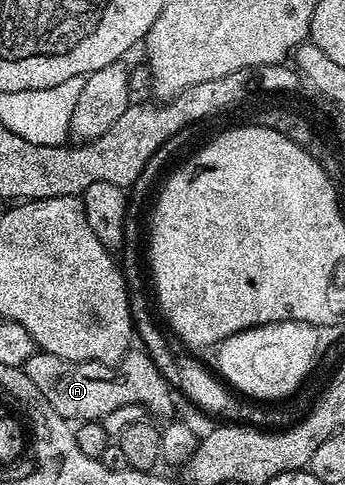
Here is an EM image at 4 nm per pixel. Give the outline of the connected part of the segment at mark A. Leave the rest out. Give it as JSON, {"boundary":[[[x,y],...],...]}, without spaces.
{"boundary":[[[37,350],[21,367],[29,382],[37,386],[45,402],[49,402],[49,406],[69,422],[100,421],[105,414],[129,403],[139,404],[152,417],[171,418],[176,415],[175,400],[171,397],[172,386],[158,372],[157,366],[143,350],[128,352],[117,364],[101,362],[72,364],[70,360],[62,360],[48,352]]]}

